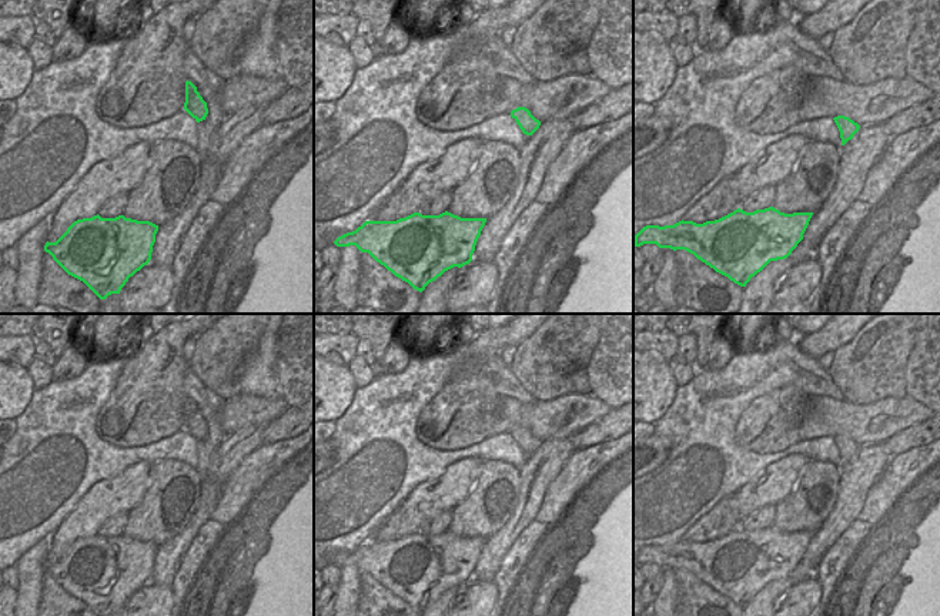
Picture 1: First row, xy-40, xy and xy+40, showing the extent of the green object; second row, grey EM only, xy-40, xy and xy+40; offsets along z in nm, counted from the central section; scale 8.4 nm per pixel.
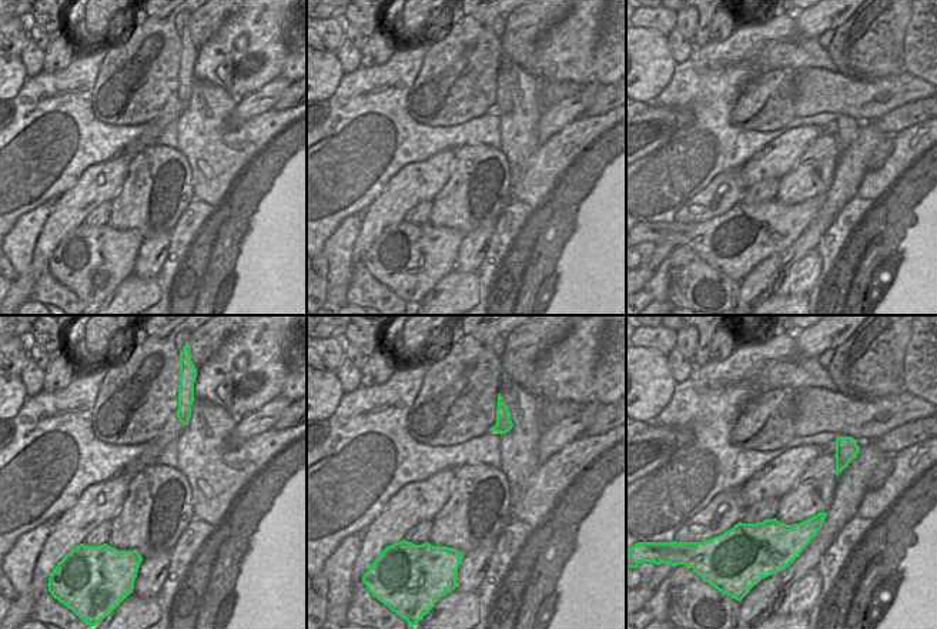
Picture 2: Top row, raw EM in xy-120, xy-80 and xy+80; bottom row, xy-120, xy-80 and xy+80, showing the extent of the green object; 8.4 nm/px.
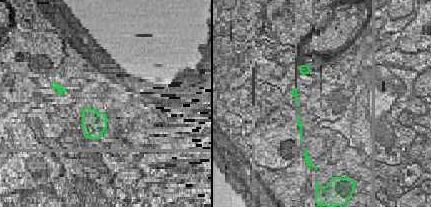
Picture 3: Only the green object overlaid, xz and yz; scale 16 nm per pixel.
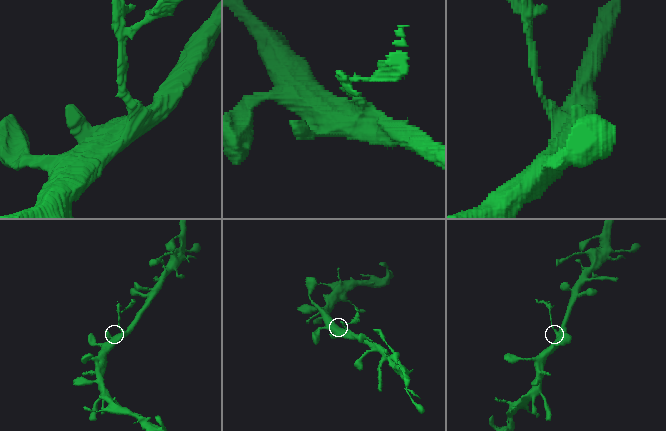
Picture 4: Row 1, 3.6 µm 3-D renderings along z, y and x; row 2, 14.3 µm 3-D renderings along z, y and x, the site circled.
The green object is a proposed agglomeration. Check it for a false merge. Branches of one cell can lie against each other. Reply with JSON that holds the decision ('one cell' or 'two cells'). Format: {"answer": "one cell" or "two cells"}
{"answer": "two cells"}

